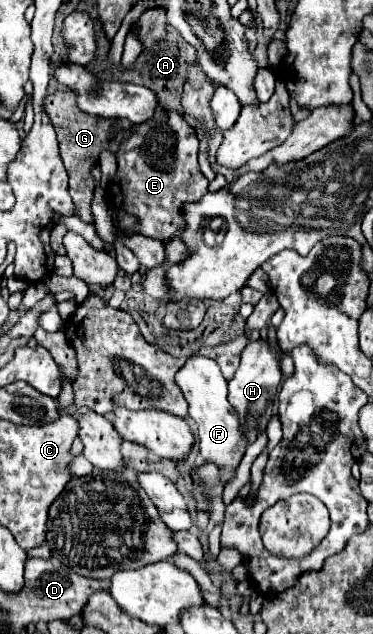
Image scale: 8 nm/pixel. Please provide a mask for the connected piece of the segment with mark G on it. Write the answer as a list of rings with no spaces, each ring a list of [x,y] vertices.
[[[68,89],[66,91],[56,91],[56,93],[50,93],[46,95],[44,99],[44,111],[48,113],[56,133],[58,133],[58,147],[60,147],[60,157],[64,161],[64,167],[68,171],[68,191],[70,191],[70,197],[78,209],[78,217],[84,221],[84,223],[94,223],[92,219],[92,211],[90,211],[90,203],[92,203],[92,193],[94,193],[94,177],[90,173],[90,169],[98,163],[98,155],[104,151],[104,149],[118,149],[120,141],[124,141],[130,131],[120,131],[112,141],[108,141],[108,133],[112,129],[112,121],[102,121],[102,117],[86,117],[86,113],[78,113],[78,107],[74,105],[74,93],[70,93]]]

